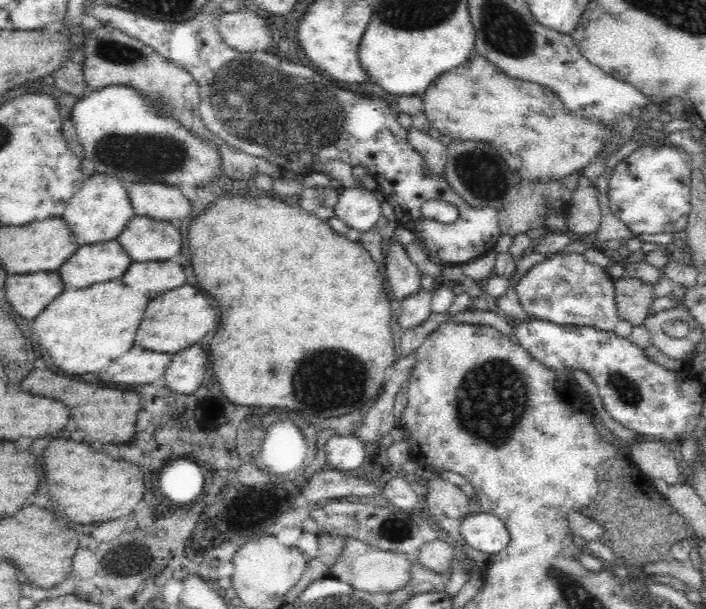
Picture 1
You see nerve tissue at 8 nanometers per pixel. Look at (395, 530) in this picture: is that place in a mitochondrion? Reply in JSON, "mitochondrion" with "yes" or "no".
{"mitochondrion":"yes"}

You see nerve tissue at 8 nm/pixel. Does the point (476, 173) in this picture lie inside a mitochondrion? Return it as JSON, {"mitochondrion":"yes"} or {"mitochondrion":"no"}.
{"mitochondrion":"yes"}

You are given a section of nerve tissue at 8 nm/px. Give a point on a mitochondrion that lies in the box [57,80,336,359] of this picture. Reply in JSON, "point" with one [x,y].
{"point":[152,155]}

